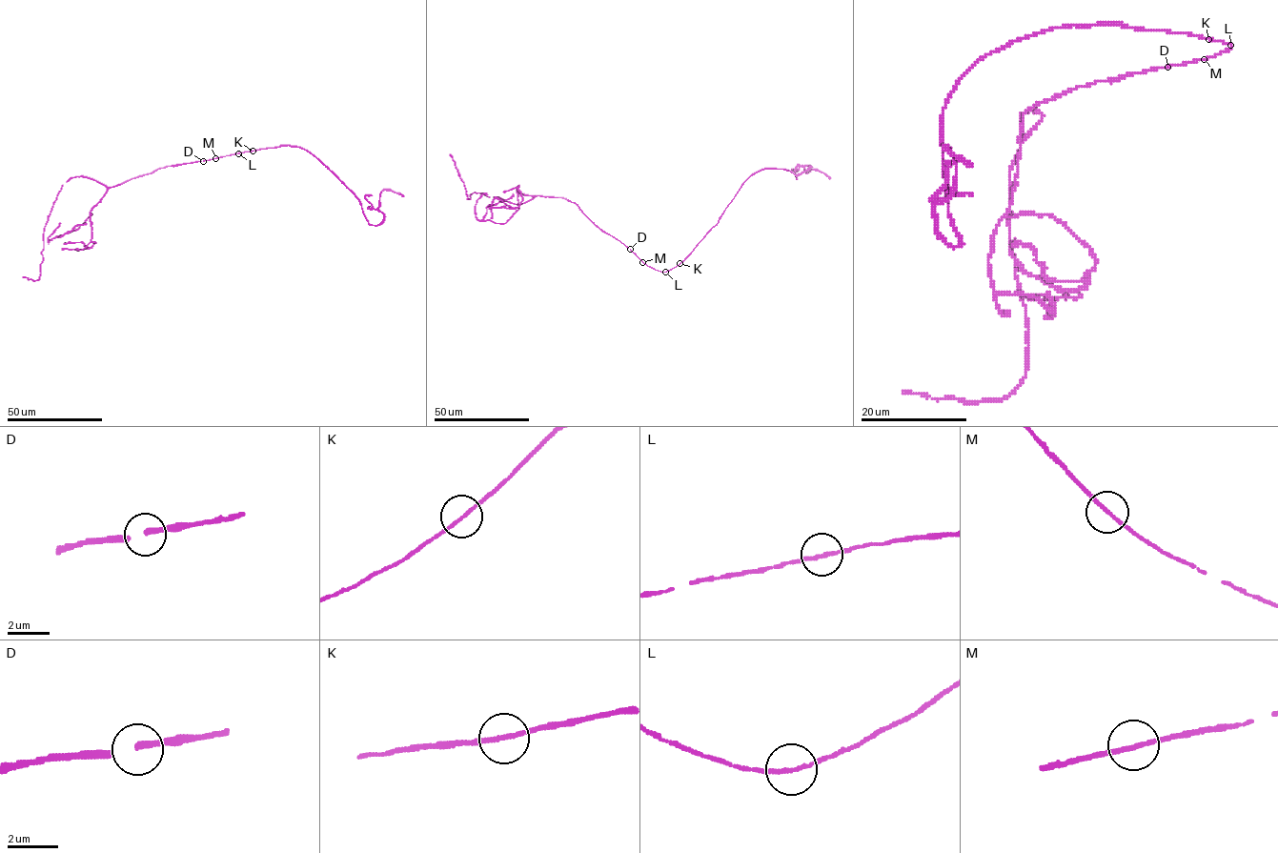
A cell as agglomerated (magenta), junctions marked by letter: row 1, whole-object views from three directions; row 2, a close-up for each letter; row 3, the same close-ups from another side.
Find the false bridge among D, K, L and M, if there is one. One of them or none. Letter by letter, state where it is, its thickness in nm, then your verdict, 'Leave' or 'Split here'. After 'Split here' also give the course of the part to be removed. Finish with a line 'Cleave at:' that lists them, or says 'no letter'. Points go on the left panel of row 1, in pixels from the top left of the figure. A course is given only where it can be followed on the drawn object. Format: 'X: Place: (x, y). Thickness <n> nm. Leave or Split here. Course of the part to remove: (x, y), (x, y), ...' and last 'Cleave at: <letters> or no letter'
D: Place: (203, 161). Thickness 140 nm. Leave
K: Place: (253, 151). Thickness 140 nm. Leave
L: Place: (238, 153). Thickness 140 nm. Leave
M: Place: (215, 158). Thickness 160 nm. Leave
Cleave at: no letter

